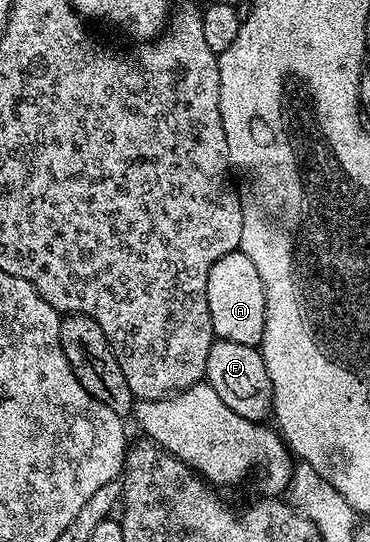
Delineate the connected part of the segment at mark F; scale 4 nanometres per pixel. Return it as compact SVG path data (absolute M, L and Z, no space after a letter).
M215 339L208 350L204 380L212 386L212 390L216 390L216 394L220 394L222 401L232 406L232 410L236 410L236 414L240 414L242 418L262 422L271 415L274 402L272 382L268 378L268 370L258 348L243 346L240 342Z

